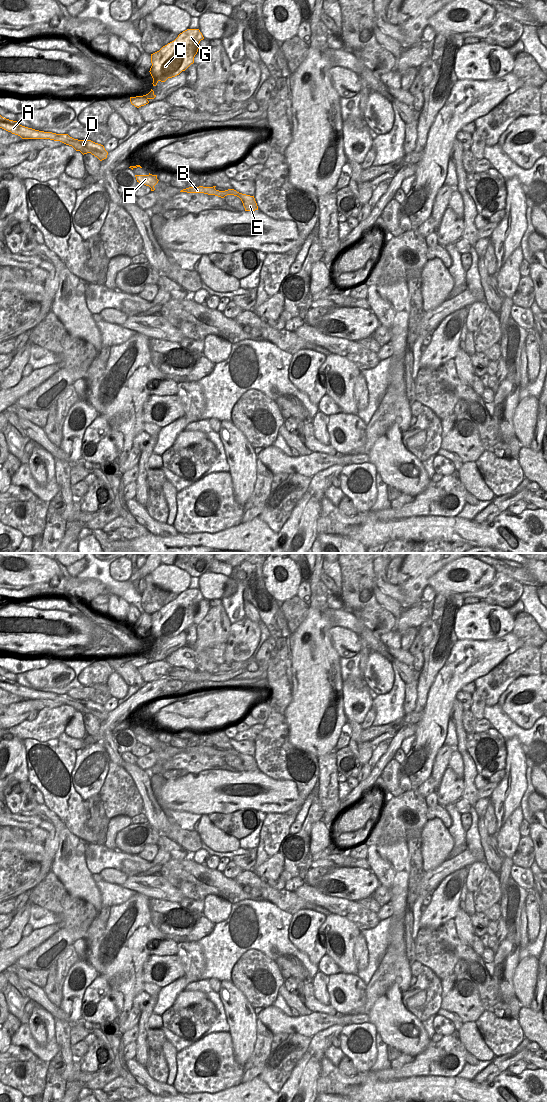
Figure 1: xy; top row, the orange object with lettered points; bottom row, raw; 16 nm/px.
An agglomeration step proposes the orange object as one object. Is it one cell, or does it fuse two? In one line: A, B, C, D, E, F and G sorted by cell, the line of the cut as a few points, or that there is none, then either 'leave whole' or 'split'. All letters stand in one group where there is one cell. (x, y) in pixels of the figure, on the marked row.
A B D E F / C G | xy (132, 97), (134, 99), (146, 99) | split

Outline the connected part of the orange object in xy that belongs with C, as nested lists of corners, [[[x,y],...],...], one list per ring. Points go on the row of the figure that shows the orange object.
[[[187,29],[174,41],[151,54],[152,66],[149,72],[153,78],[153,86],[159,81],[165,82],[168,78],[179,75],[193,64],[199,43],[203,39],[199,29]]]

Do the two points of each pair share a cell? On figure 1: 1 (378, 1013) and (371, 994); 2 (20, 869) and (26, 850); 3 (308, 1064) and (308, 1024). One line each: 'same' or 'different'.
1: different
2: different
3: different

